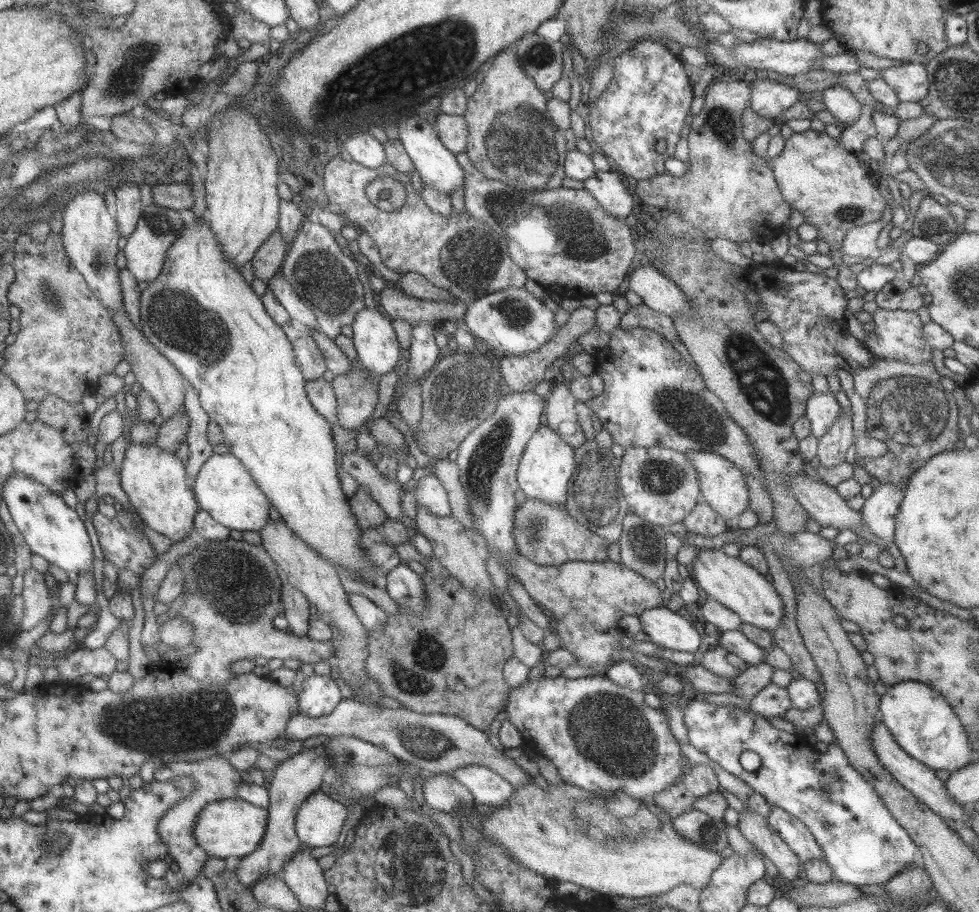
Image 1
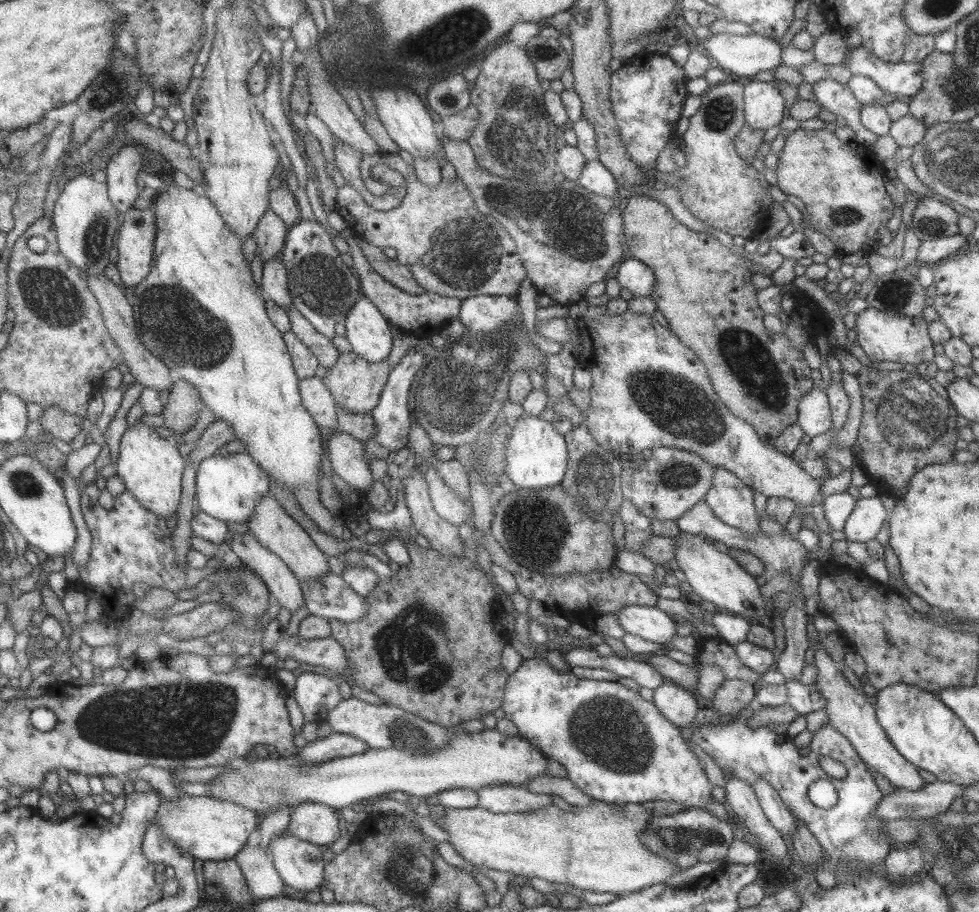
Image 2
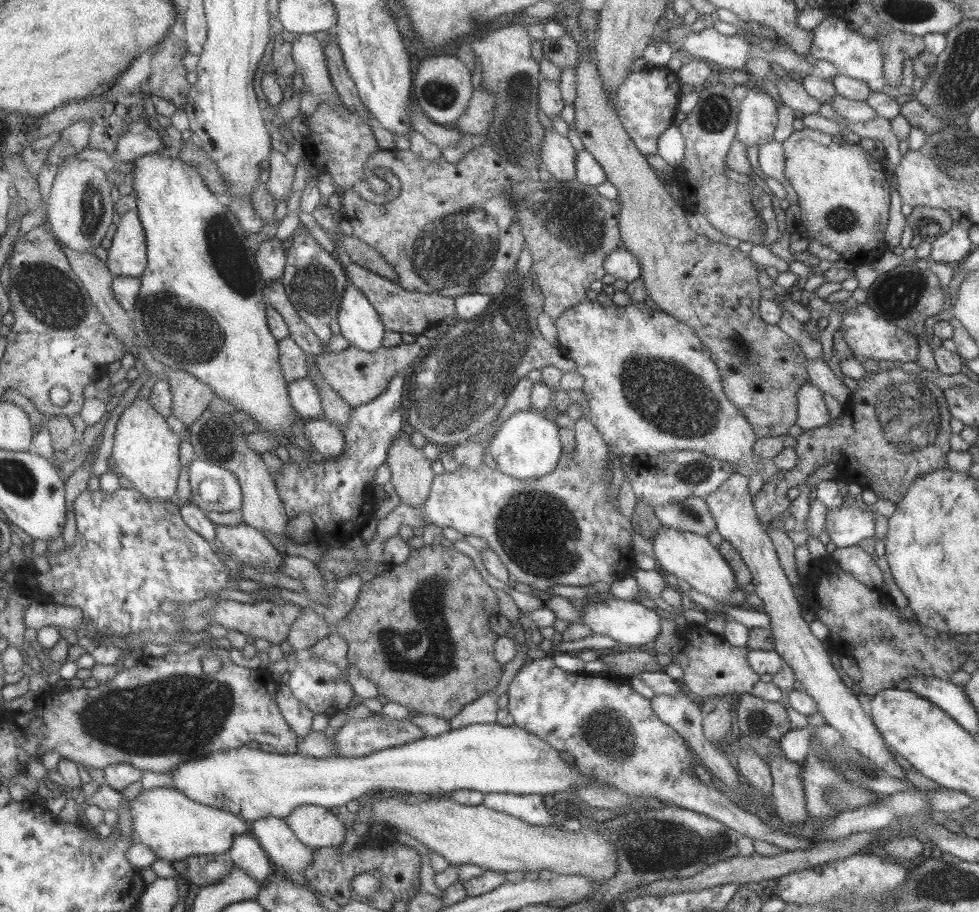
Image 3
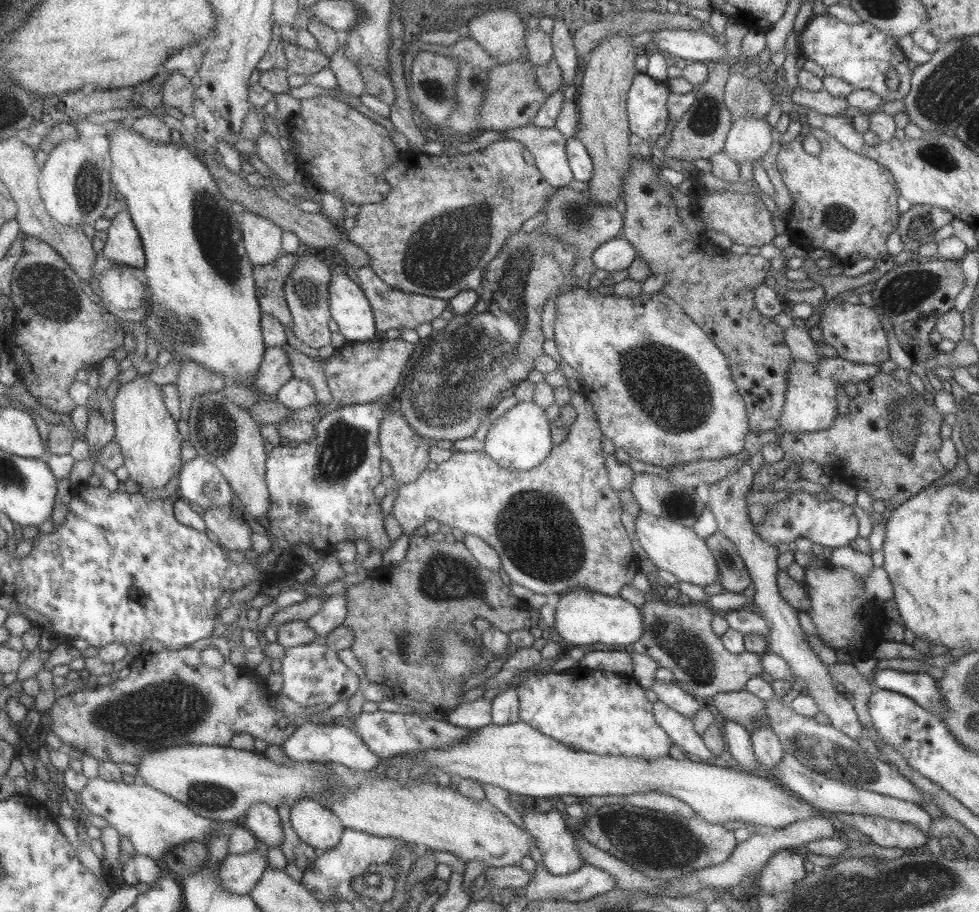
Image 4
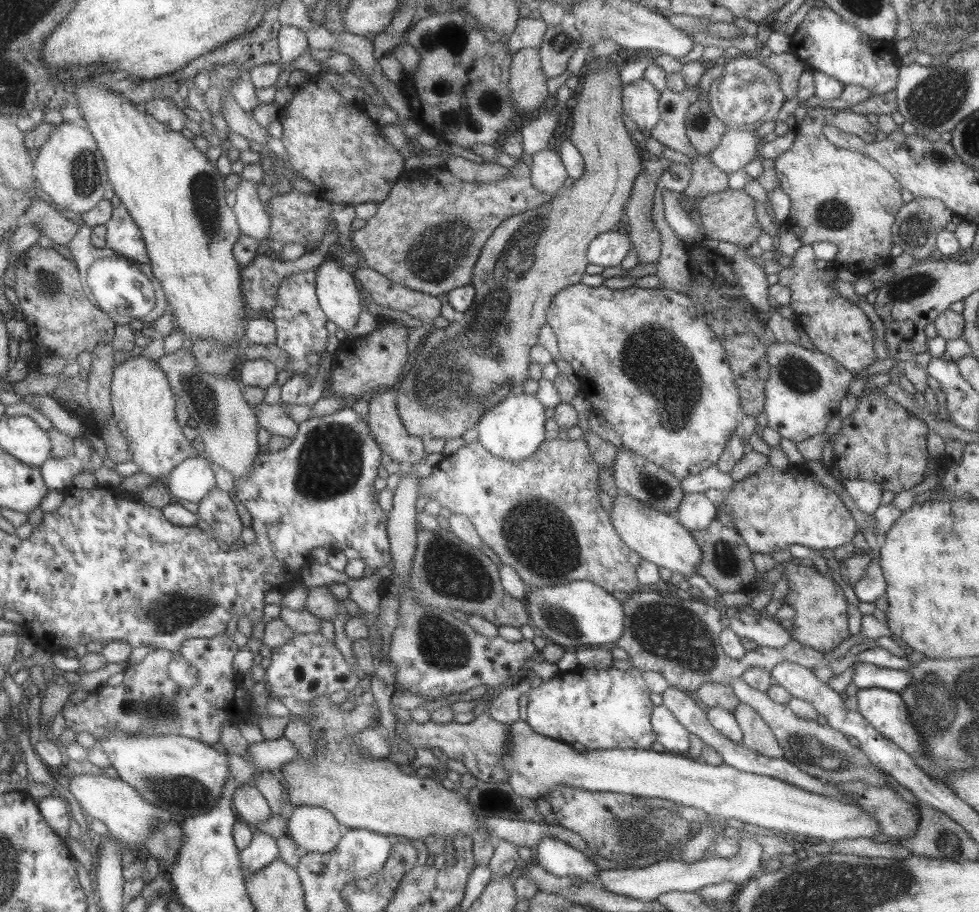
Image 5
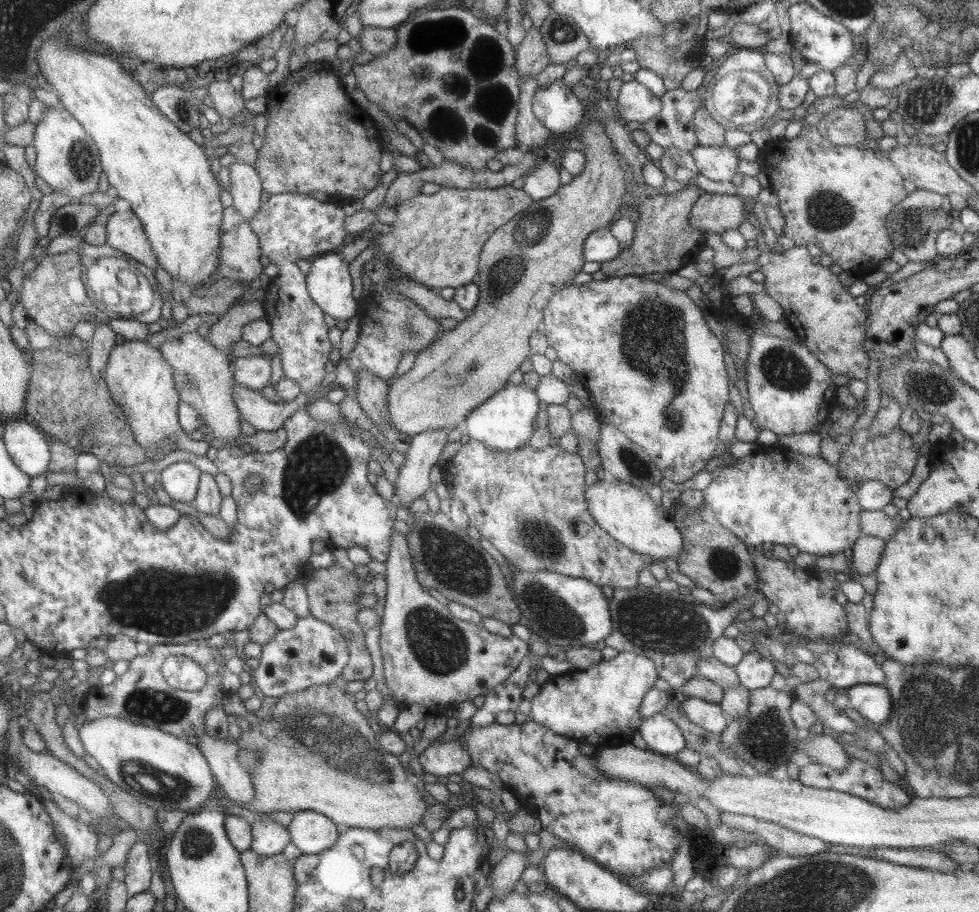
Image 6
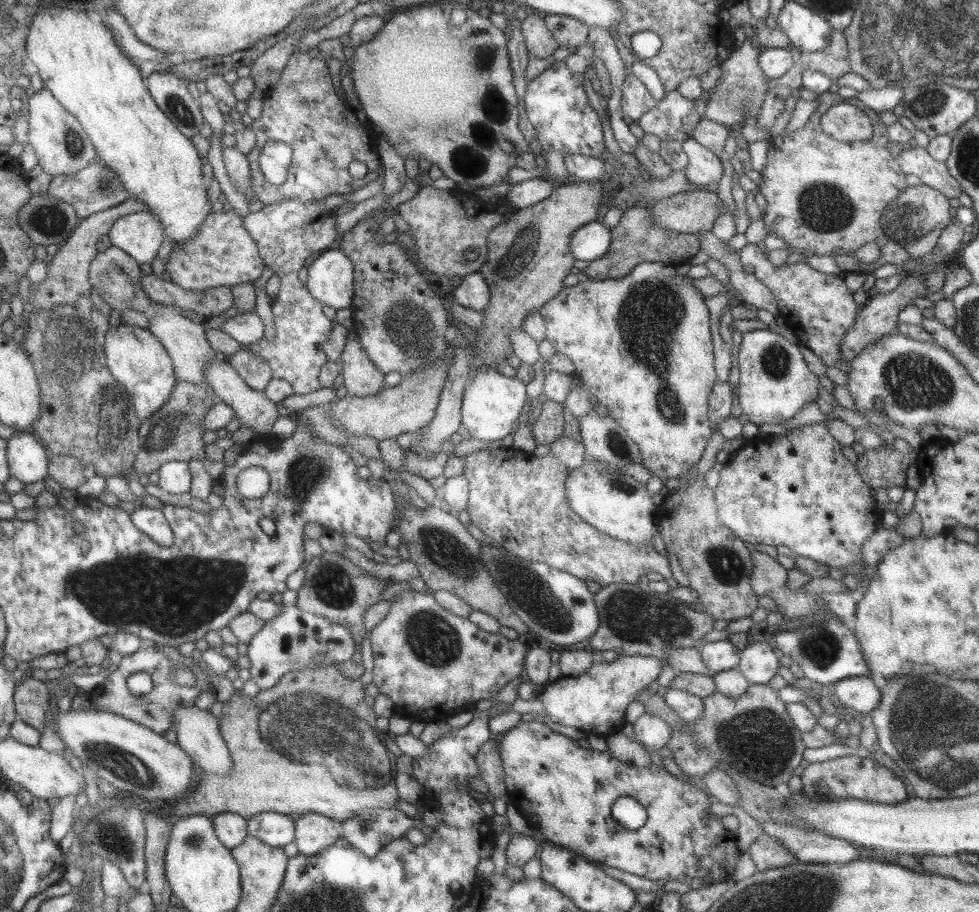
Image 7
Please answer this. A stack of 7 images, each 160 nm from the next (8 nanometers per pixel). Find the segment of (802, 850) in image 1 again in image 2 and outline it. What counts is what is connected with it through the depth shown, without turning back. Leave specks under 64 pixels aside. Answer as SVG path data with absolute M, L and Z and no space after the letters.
M761 779L752 782L750 787L754 790L757 803L767 821L783 838L790 840L797 830L797 823L789 809L779 799L777 791Z

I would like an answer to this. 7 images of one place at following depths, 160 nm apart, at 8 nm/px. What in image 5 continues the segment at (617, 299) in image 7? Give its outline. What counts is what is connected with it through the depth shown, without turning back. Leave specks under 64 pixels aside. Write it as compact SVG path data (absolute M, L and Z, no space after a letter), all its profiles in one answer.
M577 283L562 288L555 293L555 296L552 296L547 307L546 324L555 334L560 359L570 364L578 377L580 384L578 393L584 396L584 401L589 401L591 411L605 417L624 447L643 456L645 460L657 464L663 471L669 472L679 481L716 464L725 448L727 439L735 430L737 412L742 410L741 402L722 344L715 338L711 328L701 320L695 305L686 294L663 287L639 288L632 285L625 289L611 289L603 285L591 287Z

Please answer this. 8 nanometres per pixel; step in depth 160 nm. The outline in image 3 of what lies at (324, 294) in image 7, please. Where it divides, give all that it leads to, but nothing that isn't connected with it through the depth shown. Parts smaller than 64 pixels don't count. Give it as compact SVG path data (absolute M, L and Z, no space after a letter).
M347 284L339 299L337 324L340 336L359 351L375 352L382 347L383 333L386 331L378 312L367 297L355 286Z

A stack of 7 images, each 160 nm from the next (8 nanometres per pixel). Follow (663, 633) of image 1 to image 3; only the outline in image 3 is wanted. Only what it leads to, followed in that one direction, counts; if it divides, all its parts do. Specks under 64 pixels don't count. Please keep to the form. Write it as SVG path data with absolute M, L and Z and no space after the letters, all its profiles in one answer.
M613 598L603 600L603 602L593 602L587 604L580 614L580 623L587 626L593 634L605 634L618 642L618 644L628 644L630 647L644 646L651 643L659 632L660 617L645 606L633 601L623 601Z

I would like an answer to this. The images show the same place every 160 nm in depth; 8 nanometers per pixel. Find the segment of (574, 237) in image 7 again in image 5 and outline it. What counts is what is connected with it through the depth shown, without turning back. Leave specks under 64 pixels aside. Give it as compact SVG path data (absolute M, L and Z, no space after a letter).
M619 228L595 236L586 250L586 259L591 264L603 267L620 266L620 262L631 249L627 233Z

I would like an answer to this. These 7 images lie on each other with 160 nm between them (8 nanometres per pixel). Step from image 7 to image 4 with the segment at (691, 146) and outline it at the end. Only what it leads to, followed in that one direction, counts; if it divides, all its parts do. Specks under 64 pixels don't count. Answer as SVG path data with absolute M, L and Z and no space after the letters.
M749 116L744 118L736 118L732 121L729 131L724 140L722 154L735 164L741 162L753 162L762 157L771 146L773 140L771 139L771 127L765 120L766 116Z

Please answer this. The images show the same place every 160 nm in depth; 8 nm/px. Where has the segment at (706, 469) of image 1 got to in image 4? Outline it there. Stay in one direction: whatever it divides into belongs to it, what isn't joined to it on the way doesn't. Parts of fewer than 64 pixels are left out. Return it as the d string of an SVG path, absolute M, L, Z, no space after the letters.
M748 461L741 464L737 470L729 472L727 476L708 485L708 499L705 504L710 508L717 521L718 531L722 532L736 546L739 556L748 570L748 575L754 587L754 600L752 603L757 606L759 614L767 621L769 627L767 636L769 650L785 660L795 677L805 680L806 686L803 692L806 694L807 691L807 695L817 704L818 710L829 718L830 725L839 729L849 738L857 739L866 733L866 729L857 720L850 697L835 690L836 685L828 675L827 665L821 663L811 647L807 645L803 633L801 633L801 627L797 622L797 611L779 596L776 587L777 567L775 559L778 555L777 549L775 546L769 546L766 542L763 542L760 536L754 533L753 523L746 513L748 505L745 503L744 496L754 482L753 474L754 471Z

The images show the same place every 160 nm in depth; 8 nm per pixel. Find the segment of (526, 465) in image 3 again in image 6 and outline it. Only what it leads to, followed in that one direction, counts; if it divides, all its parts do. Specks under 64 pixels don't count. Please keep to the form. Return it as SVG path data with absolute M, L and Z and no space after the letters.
M508 382L495 394L491 394L483 404L479 404L479 407L473 408L461 427L470 439L489 448L501 452L514 451L516 448L527 446L528 439L534 435L535 430L531 429L531 421L539 410L538 404L539 400L534 390L526 388L523 383L515 386Z

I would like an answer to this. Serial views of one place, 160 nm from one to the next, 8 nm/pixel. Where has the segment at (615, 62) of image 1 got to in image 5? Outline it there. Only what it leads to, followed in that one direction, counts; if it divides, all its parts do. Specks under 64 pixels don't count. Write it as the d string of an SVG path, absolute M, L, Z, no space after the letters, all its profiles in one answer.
M643 77L623 85L621 106L637 127L650 131L659 120L659 91Z

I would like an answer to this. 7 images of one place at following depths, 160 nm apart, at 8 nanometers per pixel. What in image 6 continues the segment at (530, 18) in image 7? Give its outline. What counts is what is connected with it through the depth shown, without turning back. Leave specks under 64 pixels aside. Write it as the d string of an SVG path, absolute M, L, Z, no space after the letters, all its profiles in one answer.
M531 26L515 50L515 68L519 75L535 77L544 68L552 67L540 30Z

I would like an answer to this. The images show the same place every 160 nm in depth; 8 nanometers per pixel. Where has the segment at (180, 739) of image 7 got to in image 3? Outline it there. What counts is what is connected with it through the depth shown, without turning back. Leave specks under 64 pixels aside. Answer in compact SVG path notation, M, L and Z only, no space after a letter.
M267 816L249 822L249 833L257 840L261 849L267 854L275 871L302 874L309 868L313 856L313 848L297 841L293 832L281 818Z

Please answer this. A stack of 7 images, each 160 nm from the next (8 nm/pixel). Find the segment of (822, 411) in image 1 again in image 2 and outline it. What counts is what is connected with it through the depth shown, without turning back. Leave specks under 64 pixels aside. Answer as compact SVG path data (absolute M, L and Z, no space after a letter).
M813 387L800 399L796 424L809 437L830 429L832 420L825 392Z

